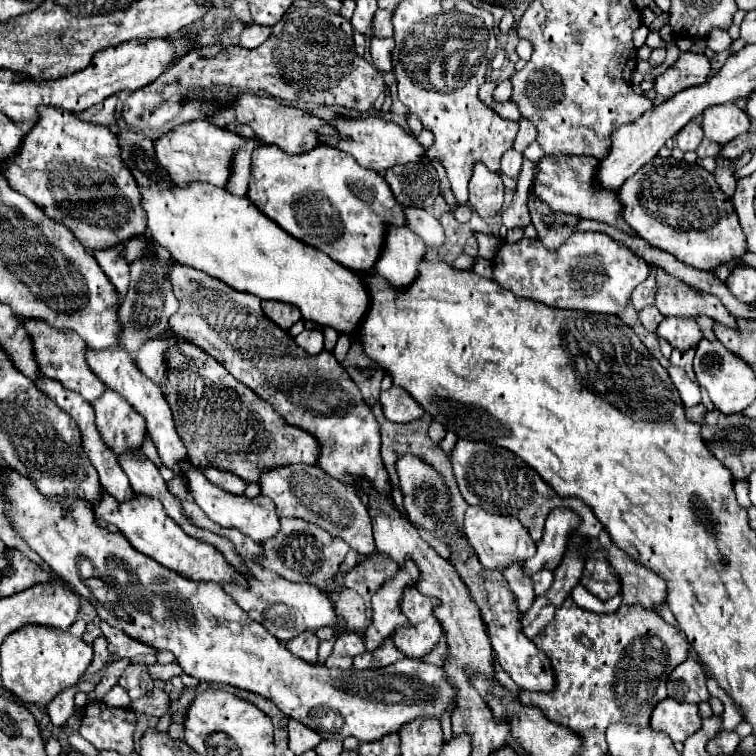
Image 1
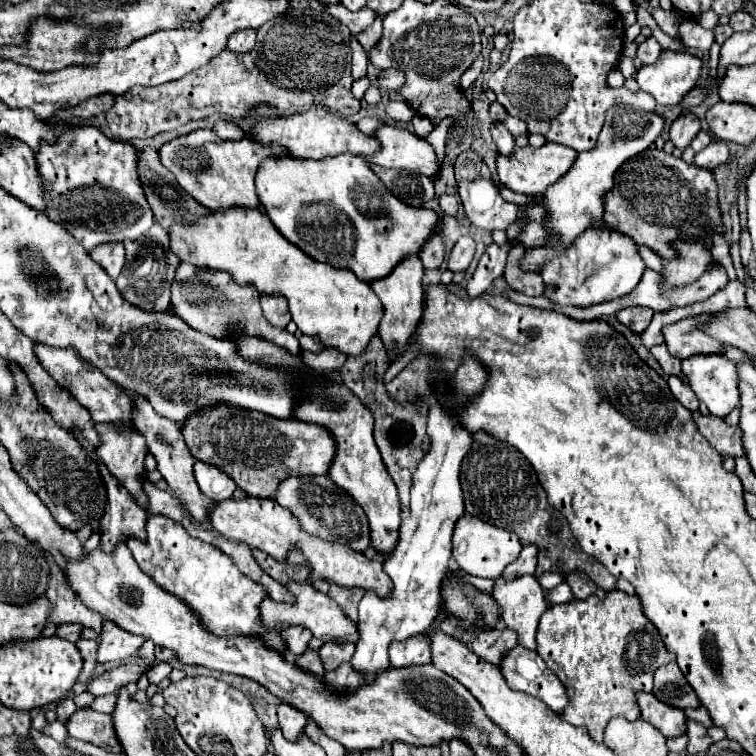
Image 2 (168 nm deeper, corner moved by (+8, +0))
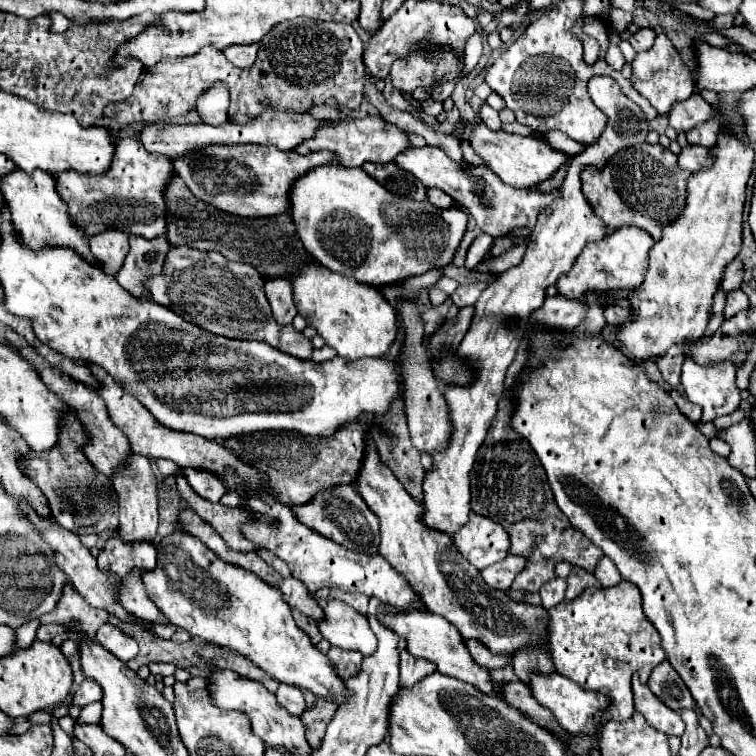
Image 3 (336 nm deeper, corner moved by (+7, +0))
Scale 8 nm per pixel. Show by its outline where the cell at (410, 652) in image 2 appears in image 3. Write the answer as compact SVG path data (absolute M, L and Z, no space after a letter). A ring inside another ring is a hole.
M407 649L401 651L401 661L399 661L399 669L401 669L401 685L403 687L411 687L417 681L421 681L425 675L437 671L437 667L433 667L433 663L429 663L427 659L419 659L409 655Z

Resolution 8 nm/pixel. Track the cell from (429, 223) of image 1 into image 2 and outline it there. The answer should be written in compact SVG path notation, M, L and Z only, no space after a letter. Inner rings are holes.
M432 235L428 239L428 243L422 247L420 251L420 259L422 259L422 265L426 269L440 269L444 265L444 259L446 259L446 251L444 251L444 243L440 239L440 235Z

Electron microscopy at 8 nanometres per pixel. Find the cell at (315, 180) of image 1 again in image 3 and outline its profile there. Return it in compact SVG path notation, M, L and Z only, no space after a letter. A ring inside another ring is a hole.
M319 165L297 177L289 189L289 215L299 241L317 263L331 271L345 273L359 283L371 283L373 287L393 285L411 275L449 265L467 227L467 215L457 207L439 209L429 201L417 203L401 199L381 187L371 175L361 171L361 167L341 165Z

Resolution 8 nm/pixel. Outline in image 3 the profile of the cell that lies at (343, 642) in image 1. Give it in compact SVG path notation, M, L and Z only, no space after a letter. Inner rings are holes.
M331 647L327 651L327 657L331 659L331 663L341 679L349 679L351 675L355 675L363 661L363 655L359 651L347 651L347 649L337 649L337 647Z

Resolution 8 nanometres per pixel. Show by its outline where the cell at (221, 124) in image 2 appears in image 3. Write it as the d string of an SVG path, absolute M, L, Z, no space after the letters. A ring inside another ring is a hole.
M225 85L213 87L213 91L207 91L197 100L196 111L205 119L205 123L223 125L228 121L227 109L229 107L229 93L225 91Z

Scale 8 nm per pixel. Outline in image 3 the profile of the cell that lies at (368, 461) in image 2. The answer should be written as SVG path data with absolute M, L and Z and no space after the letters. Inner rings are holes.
M369 437L365 439L365 453L353 485L379 519L379 555L405 577L429 613L445 617L459 629L465 641L479 639L493 653L513 653L517 647L525 647L531 641L545 645L547 611L543 607L525 607L523 603L507 599L503 591L491 589L481 579L479 571L465 563L465 557L453 547L449 535L425 531L421 523L417 523L421 503L409 497L409 493L397 483L397 477L385 467L385 463L381 463L377 447Z

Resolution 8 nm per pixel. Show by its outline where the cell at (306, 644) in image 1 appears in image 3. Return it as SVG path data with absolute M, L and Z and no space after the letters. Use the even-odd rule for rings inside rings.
M293 611L293 619L295 619L297 627L309 635L309 639L311 639L313 645L317 645L321 641L321 633L317 629L317 621L315 619L309 619L307 615L301 615L299 611Z

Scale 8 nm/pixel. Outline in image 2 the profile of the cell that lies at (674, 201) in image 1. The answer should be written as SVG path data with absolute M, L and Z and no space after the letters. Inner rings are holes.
M660 149L642 151L640 155L634 155L632 159L620 165L620 169L614 175L614 187L604 195L604 221L610 229L622 231L624 235L632 237L640 247L648 247L664 259L672 259L676 255L674 249L670 247L672 241L692 239L692 237L700 239L708 223L714 225L712 227L714 235L724 235L724 225L718 205L718 187L712 171L694 167L692 163L686 163L684 159L676 159Z

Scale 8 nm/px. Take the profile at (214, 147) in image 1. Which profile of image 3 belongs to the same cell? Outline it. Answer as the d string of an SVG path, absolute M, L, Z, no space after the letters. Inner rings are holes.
M209 145L193 149L189 155L171 159L175 173L197 195L197 199L239 217L269 217L289 211L287 193L291 183L305 171L333 163L329 151L299 155L267 145Z

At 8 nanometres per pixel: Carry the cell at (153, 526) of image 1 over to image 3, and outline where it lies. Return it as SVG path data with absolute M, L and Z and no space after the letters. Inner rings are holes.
M173 531L161 539L157 545L157 565L151 571L143 571L143 583L165 617L191 637L243 655L281 683L305 687L317 697L343 701L345 683L333 671L329 659L295 625L283 593L261 581L253 571L225 563L197 537Z

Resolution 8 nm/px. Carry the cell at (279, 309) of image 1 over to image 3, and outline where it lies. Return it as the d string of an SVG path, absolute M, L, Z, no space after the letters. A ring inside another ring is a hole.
M267 279L265 295L273 309L273 317L279 325L289 325L297 315L297 307L293 303L293 291L289 281L285 279Z

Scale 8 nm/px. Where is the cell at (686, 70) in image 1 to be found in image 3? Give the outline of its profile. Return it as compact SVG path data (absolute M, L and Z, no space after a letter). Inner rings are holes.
M665 33L657 35L655 45L649 51L637 53L631 67L633 67L633 75L631 75L633 87L641 95L645 95L661 115L669 113L673 103L685 101L693 93L695 83L693 83L693 77L691 77L691 69L685 65L685 61L681 59L681 55L677 53L677 49L673 47L671 39Z

